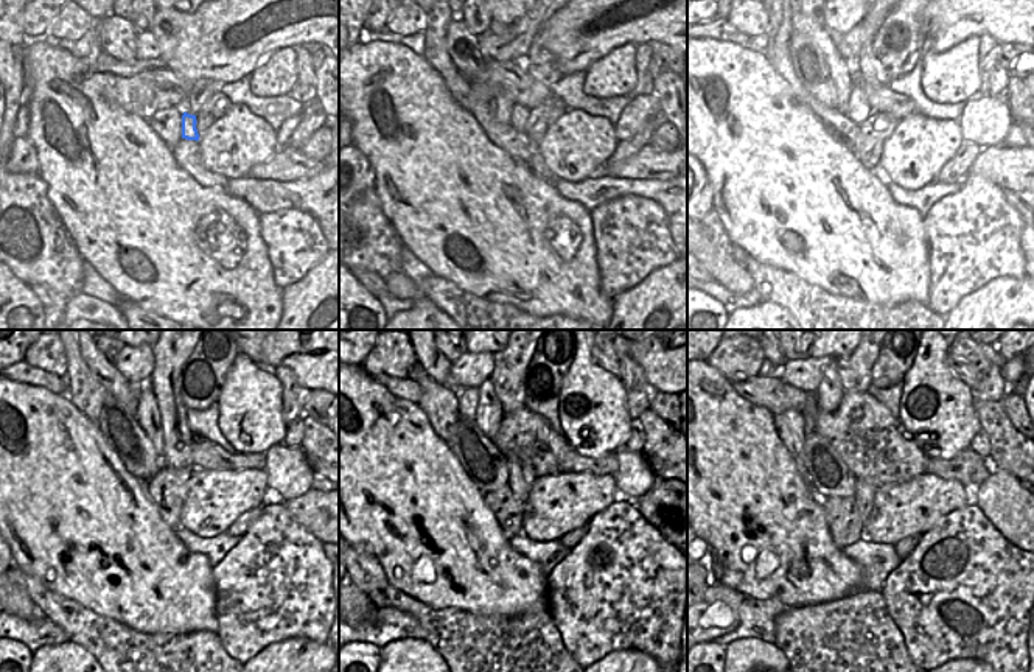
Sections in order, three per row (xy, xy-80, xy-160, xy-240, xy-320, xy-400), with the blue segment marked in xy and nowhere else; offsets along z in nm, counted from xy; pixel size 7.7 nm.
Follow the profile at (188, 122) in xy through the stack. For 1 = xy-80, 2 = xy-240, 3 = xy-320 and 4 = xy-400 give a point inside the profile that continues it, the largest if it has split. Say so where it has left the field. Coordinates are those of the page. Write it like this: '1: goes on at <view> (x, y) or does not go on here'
1: goes on at xy-80 (520, 114)
2: goes on at xy-240 (146, 414)
3: goes on at xy-320 (489, 412)
4: goes on at xy-400 (829, 394)

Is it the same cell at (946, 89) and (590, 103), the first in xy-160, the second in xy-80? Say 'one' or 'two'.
two

